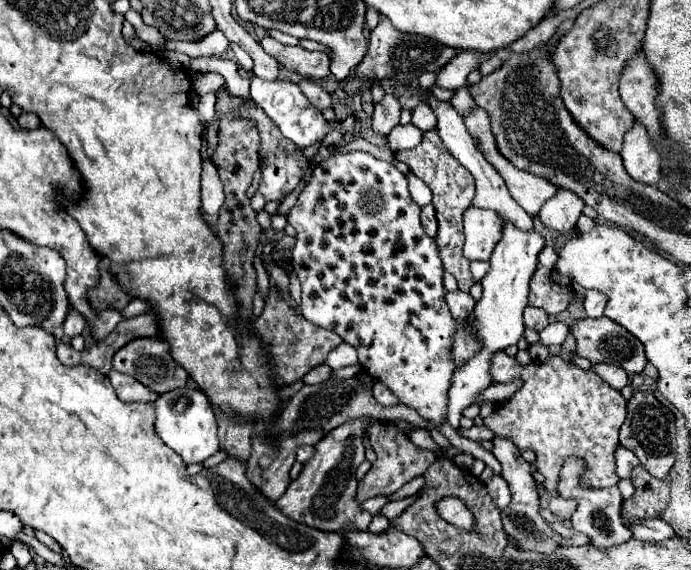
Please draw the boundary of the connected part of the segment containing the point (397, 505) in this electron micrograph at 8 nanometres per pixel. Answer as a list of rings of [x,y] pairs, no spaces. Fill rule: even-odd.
[[[411,496],[411,498],[405,498],[405,500],[401,500],[401,502],[387,502],[387,506],[381,510],[381,514],[385,516],[385,518],[389,518],[389,520],[393,520],[393,518],[397,518],[409,504],[413,504],[413,500],[415,500],[417,496]]]

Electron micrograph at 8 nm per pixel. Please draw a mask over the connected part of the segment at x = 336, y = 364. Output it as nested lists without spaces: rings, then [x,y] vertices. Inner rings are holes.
[[[339,344],[339,348],[333,348],[325,360],[327,366],[335,368],[343,368],[343,366],[353,366],[357,364],[357,354],[355,348],[351,348],[349,344]]]

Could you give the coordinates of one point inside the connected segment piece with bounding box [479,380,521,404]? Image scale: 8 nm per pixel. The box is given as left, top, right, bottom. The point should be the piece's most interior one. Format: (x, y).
(500, 392)

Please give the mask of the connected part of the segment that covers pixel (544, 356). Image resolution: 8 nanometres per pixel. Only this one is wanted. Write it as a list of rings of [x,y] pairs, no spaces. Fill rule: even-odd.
[[[538,343],[529,345],[528,349],[533,361],[545,362],[550,356],[552,356],[552,353],[549,351],[548,347]]]

